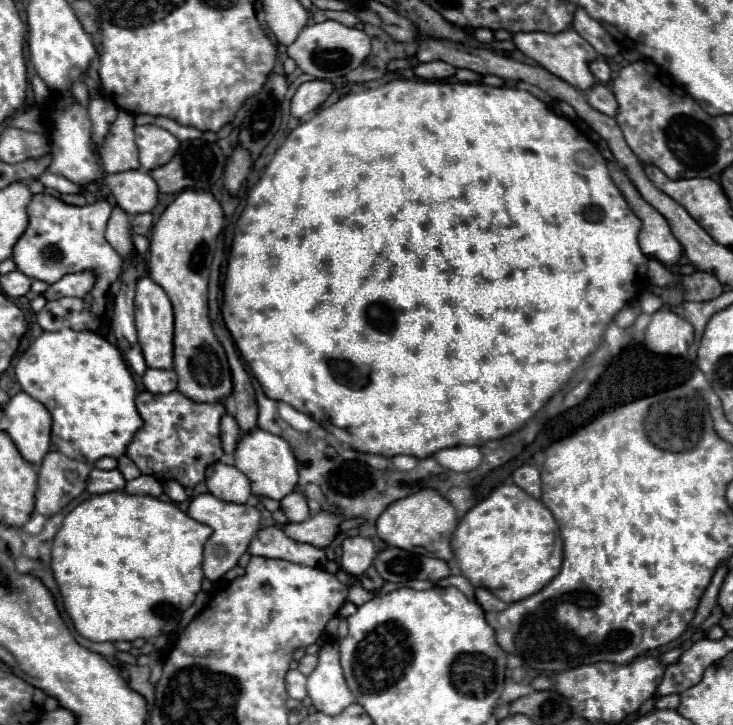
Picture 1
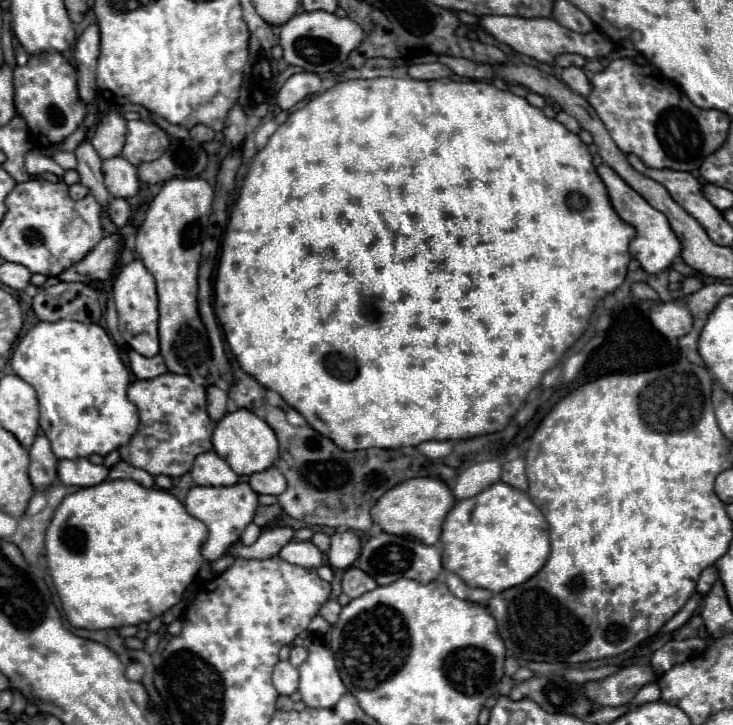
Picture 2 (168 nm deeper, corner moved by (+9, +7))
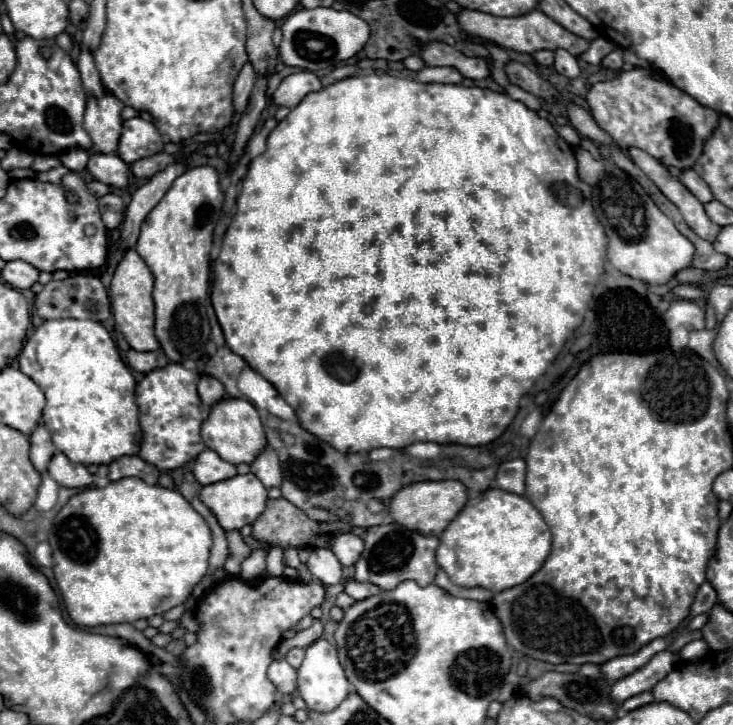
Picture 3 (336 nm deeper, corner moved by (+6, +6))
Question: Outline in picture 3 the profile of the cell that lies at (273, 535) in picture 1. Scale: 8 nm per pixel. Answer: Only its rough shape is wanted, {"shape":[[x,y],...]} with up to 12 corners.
{"shape":[[315,548],[307,568],[325,586],[341,582],[329,548]]}

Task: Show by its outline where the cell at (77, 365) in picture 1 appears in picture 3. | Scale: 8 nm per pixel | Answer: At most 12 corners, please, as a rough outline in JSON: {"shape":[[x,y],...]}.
{"shape":[[45,320],[19,370],[71,462],[141,444],[135,378],[99,322]]}

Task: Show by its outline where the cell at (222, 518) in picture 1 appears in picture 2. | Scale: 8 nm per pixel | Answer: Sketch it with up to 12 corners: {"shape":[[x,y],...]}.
{"shape":[[248,483],[192,487],[186,511],[206,523],[202,555],[216,561],[252,523]]}

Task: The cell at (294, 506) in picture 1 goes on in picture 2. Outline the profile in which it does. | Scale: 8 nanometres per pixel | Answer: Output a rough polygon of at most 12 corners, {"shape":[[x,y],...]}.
{"shape":[[270,467],[250,475],[256,493],[280,495],[286,479],[280,469]]}

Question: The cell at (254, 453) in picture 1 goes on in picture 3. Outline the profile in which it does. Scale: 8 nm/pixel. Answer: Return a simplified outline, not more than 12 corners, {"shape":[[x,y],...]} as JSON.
{"shape":[[217,402],[203,442],[231,464],[251,464],[267,446],[257,408]]}

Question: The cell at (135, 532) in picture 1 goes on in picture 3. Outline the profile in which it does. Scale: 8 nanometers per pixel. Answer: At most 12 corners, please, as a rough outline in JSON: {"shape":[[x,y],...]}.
{"shape":[[121,478],[49,532],[77,626],[183,604],[211,530],[175,490]]}

